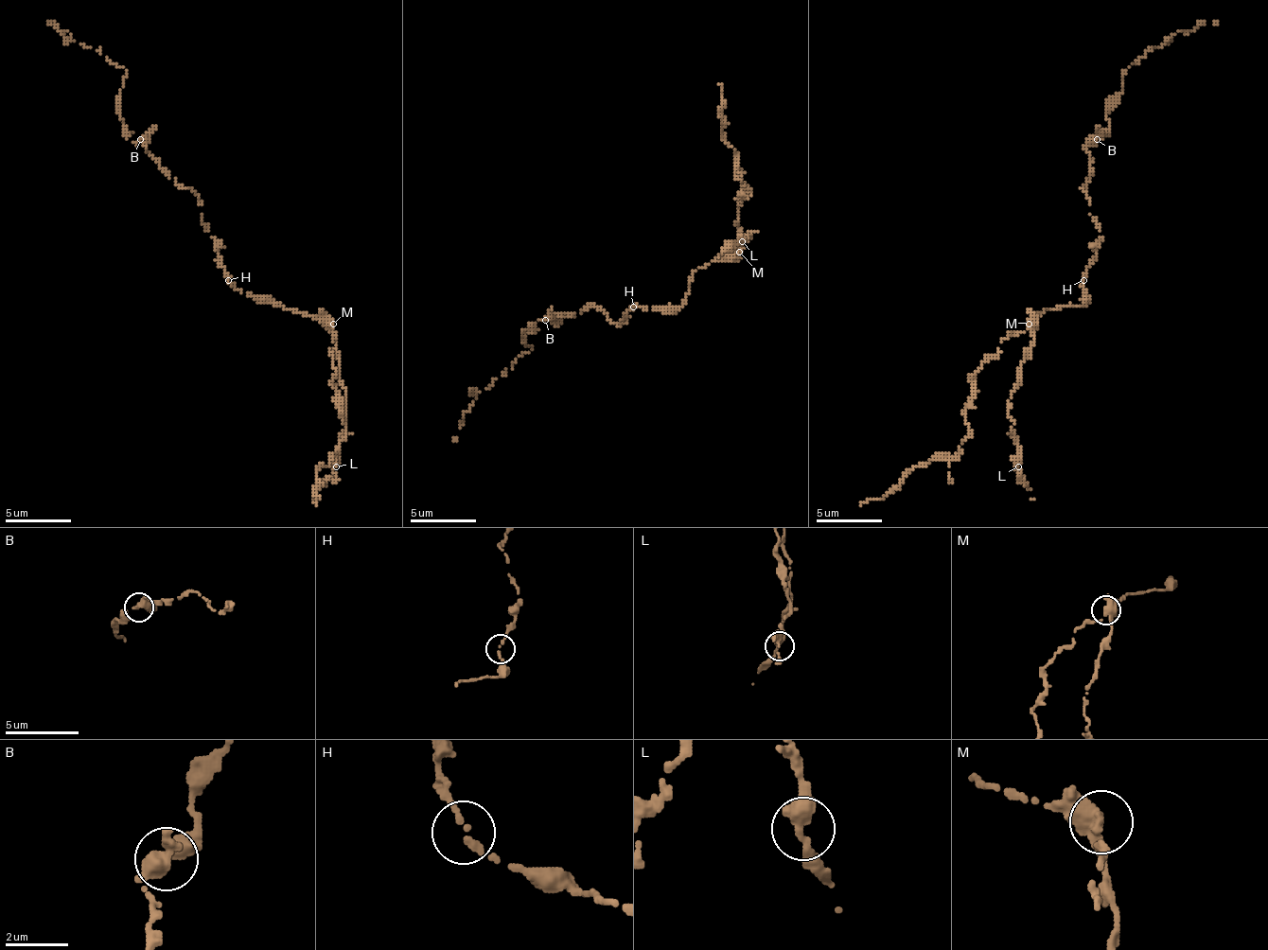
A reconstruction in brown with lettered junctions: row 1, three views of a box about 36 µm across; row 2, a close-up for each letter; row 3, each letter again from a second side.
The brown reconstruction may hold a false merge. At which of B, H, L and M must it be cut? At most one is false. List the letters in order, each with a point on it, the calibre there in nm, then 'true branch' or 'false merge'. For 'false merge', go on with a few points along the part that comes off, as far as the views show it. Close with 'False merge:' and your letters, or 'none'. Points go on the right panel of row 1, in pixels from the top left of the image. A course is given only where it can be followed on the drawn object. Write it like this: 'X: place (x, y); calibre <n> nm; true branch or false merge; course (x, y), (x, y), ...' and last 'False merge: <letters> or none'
B: place (1097, 139); calibre 320 nm; true branch
H: place (1083, 280); calibre 200 nm; true branch
L: place (1018, 466); calibre 400 nm; true branch
M: place (1029, 324); calibre 340 nm; false merge; course (1028, 323), (976, 375), (976, 397), (965, 411), (969, 437), (952, 456), (933, 456), (880, 499), (860, 502)
False merge: M

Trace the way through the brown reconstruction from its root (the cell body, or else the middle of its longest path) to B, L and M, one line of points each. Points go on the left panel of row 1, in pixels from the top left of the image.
B: (228, 280), (219, 244), (202, 220), (202, 202), (188, 188), (182, 188), (176, 178), (169, 178), (140, 139)
L: (228, 280), (241, 293), (313, 316), (333, 335), (345, 391), (345, 433), (336, 466)
M: (228, 280), (241, 293), (267, 296), (277, 306), (284, 306), (293, 312), (326, 316), (333, 323)

